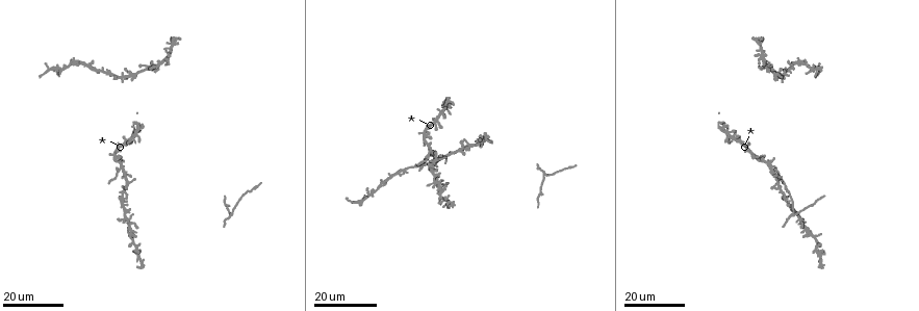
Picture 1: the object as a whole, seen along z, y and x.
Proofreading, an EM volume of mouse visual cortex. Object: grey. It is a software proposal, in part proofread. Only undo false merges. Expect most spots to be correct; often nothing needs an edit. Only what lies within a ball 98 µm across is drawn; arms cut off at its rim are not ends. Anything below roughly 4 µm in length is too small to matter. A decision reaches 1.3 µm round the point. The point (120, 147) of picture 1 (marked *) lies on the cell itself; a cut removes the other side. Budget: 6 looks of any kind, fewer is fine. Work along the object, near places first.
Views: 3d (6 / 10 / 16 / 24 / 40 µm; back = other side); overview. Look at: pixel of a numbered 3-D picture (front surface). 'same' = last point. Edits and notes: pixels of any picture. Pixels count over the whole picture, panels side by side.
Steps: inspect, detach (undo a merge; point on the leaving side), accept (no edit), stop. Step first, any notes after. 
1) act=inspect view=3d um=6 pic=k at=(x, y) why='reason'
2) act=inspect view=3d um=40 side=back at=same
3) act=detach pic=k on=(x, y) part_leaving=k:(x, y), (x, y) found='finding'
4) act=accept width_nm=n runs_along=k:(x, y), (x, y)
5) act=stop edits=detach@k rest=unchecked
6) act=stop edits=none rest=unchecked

act=inspect view=3d um=16 pic=1 at=(123, 168) why='thin arm on a thick one'

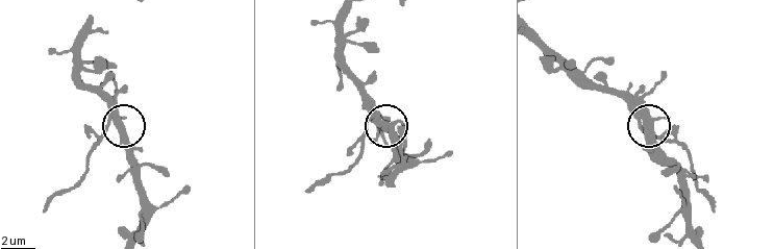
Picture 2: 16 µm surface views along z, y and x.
act=inspect view=3d um=6 pic=2 at=(113, 120) why='closer look'

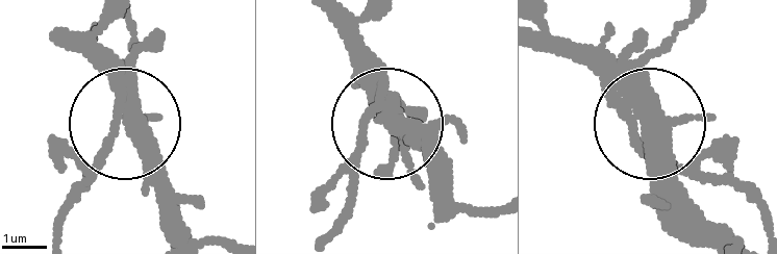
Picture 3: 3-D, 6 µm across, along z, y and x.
act=detach pic=3 on=(100, 156) side_arm_um=10 part_leaving=3:(120, 101), (116, 131), (56, 231) found='a second cell is stuck on'

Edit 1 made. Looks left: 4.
act=inspect view=overview

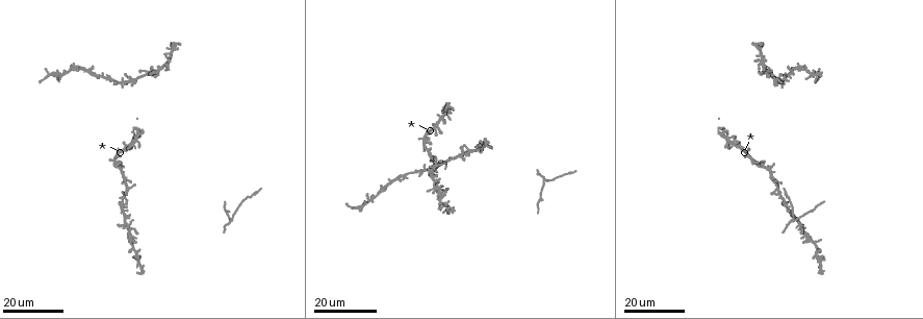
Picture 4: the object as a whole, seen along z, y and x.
act=inspect view=3d um=24 pic=4 at=(434, 189) why='four-way junction'

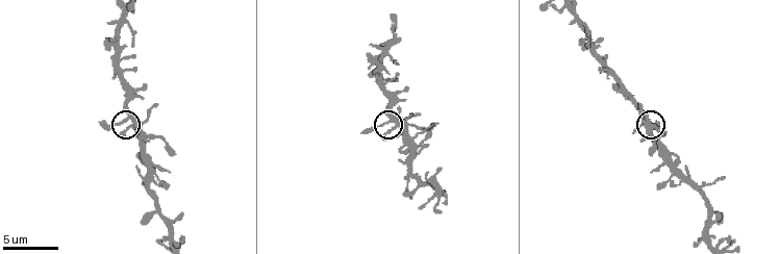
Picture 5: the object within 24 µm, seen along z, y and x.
act=inspect view=3d um=10 pic=5 at=(646, 118)

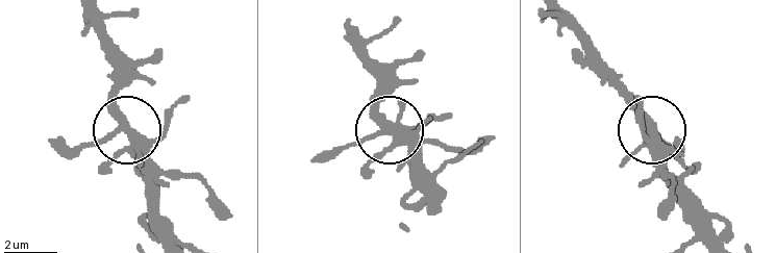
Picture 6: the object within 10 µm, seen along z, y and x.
act=inspect view=3d um=10 side=back pic=6 at=(123, 128)

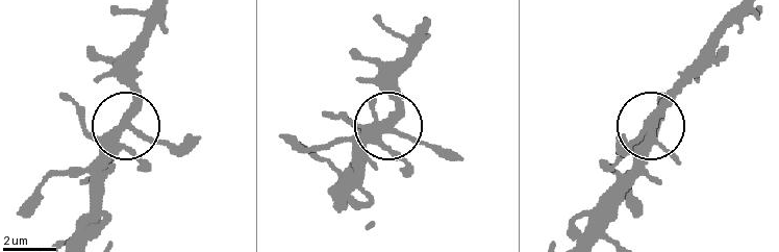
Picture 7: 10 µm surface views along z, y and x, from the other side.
act=accept runs_along=7:(746, 14), (627, 153) found='all the same cell'

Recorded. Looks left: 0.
act=stop edits=detach@3 rest=unchecked

